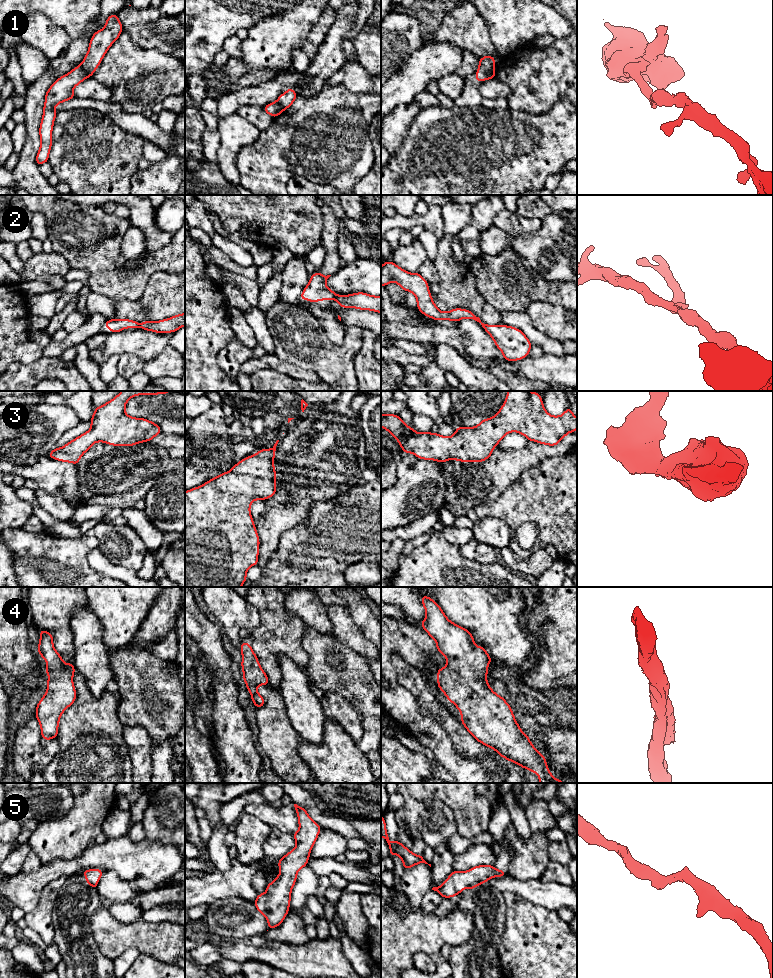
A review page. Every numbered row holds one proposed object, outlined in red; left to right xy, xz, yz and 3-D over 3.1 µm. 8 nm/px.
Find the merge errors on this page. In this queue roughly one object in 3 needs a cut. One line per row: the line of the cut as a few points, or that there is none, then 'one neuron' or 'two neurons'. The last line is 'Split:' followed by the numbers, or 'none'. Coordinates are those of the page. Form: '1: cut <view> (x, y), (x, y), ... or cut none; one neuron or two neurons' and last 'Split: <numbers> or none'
1: cut yz (493, 68), (484, 79); two neurons
2: cut xz (337, 295), (334, 298); two neurons
3: cut none; one neuron
4: cut none; one neuron
5: cut none; one neuron
Split: 1, 2

